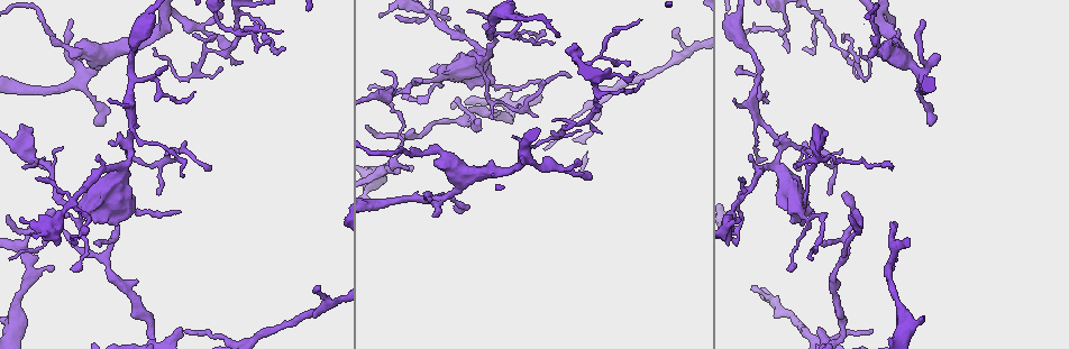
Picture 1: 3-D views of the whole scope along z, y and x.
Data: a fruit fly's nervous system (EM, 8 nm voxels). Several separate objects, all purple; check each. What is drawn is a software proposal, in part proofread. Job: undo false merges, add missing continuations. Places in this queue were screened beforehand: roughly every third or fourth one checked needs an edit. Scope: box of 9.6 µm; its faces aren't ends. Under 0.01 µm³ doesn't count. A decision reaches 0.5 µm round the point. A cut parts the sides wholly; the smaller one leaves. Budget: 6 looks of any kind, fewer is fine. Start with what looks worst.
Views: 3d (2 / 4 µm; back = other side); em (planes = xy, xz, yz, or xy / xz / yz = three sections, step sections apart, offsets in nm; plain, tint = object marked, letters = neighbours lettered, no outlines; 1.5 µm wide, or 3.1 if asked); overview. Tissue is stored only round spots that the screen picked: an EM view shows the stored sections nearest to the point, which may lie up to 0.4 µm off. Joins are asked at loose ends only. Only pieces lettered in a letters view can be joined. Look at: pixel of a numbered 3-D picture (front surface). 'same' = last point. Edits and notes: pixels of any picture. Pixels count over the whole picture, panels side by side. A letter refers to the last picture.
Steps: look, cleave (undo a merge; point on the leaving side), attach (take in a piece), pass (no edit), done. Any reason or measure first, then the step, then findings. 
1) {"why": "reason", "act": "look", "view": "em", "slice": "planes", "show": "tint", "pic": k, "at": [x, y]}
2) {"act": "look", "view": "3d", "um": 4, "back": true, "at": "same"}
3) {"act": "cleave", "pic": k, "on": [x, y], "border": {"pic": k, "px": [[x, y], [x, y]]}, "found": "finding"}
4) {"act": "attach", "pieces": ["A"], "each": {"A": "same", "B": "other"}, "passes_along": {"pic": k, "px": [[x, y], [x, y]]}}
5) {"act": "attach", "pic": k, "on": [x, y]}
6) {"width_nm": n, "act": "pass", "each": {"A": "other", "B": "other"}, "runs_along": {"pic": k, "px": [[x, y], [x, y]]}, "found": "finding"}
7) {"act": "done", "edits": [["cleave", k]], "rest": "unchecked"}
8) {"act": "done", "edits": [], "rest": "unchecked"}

{"why": "branch stops here", "act": "look", "view": "3d", "um": 4, "pic": 1, "at": [893, 223]}

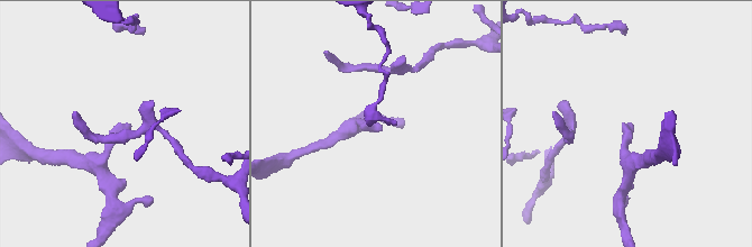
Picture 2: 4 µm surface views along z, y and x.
{"why": "need the tissue", "act": "look", "view": "em", "slice": "planes", "show": "letters", "pic": 2, "at": [630, 126]}

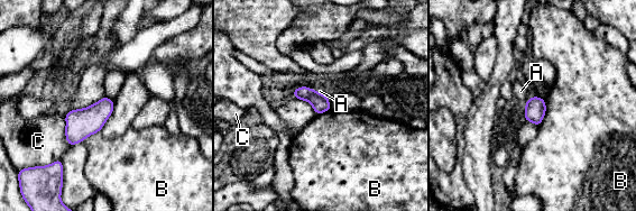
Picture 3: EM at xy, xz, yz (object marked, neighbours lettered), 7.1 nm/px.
{"longest_contact_nm": ["C", 220], "act": "attach", "pieces": ["A"], "each": {"A": "same", "B": "other", "C": "other"}, "passes_along": {"pic": 3, "px": [[535, 108], [527, 101], [521, 91]]}, "found": "the cell continues"}

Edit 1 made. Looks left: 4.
{"why": "see it whole again", "act": "look", "view": "overview"}

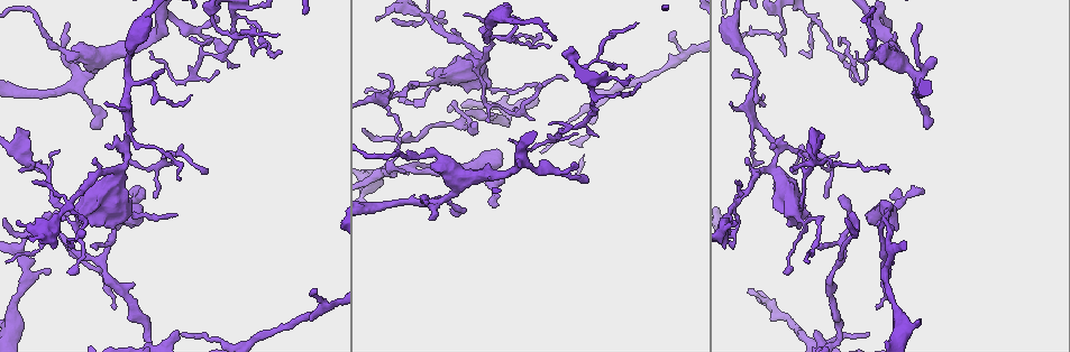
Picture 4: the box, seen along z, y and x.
{"why": "an open end", "act": "look", "view": "3d", "um": 4, "back": true, "pic": 4, "at": [189, 37]}

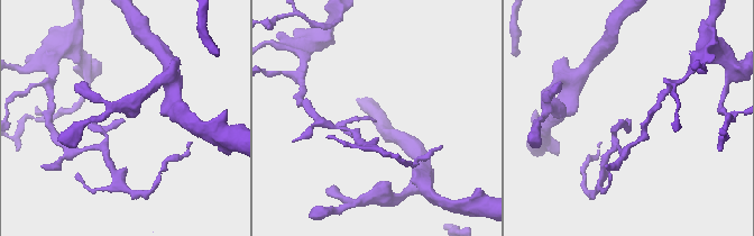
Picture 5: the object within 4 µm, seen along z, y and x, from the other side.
{"why": "shape alone is not enough", "act": "look", "view": "em", "slice": "planes", "show": "tint", "pic": 5, "at": [373, 121]}

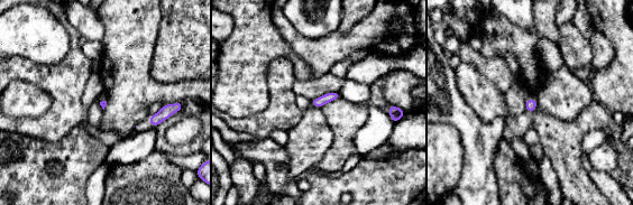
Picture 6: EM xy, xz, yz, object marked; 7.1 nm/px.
{"act": "look", "view": "em", "slice": "planes", "show": "letters", "at": "same"}

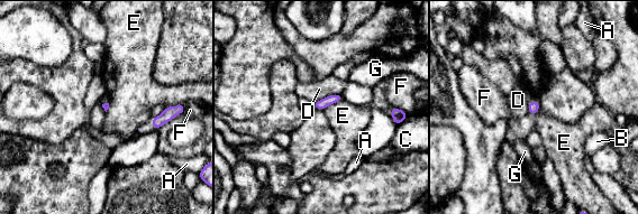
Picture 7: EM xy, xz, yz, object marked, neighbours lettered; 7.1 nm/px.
{"act": "pass", "each": {"A": "other", "B": "other", "C": "other", "D": "other", "E": "other", "F": "other", "G": "other"}, "border": {"pic": 7, "px": [[343, 99], [328, 104], [322, 110]]}, "found": "none of them fits"}

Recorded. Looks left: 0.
{"act": "done", "edits": [["attach", 3]], "rest": "unchecked"}

